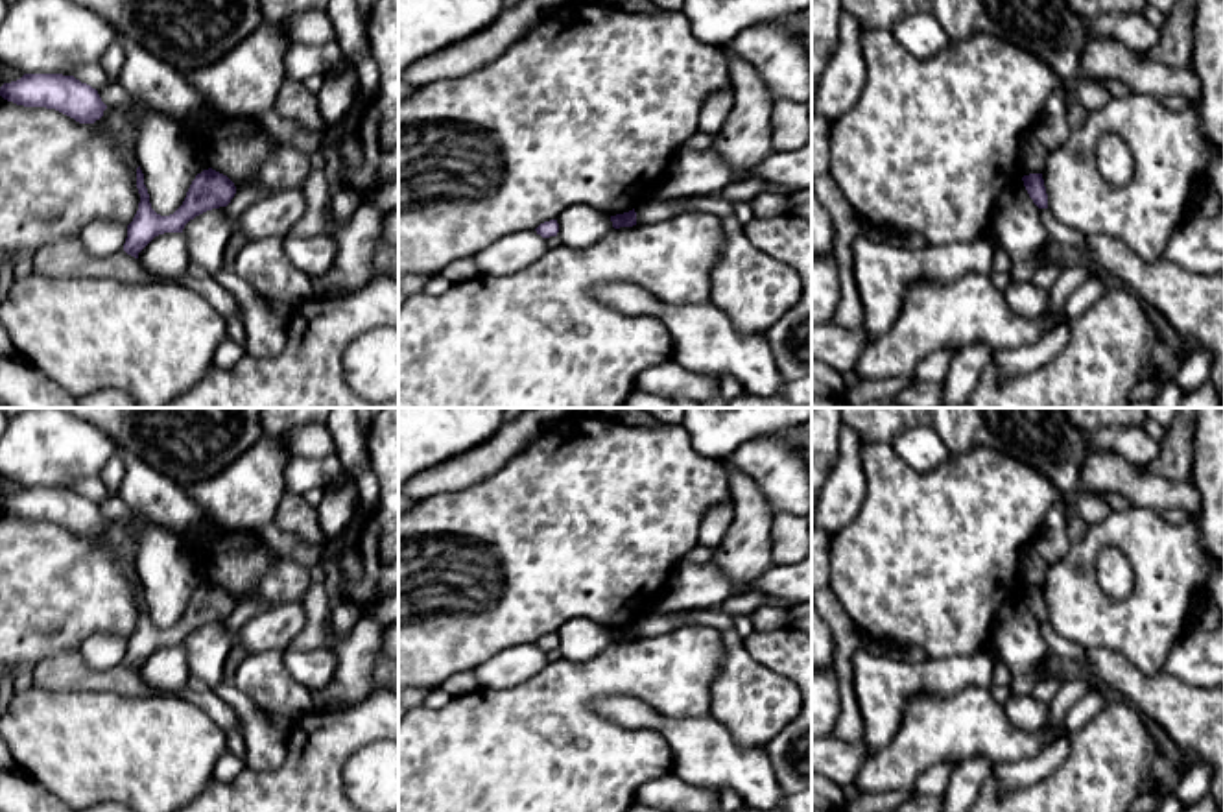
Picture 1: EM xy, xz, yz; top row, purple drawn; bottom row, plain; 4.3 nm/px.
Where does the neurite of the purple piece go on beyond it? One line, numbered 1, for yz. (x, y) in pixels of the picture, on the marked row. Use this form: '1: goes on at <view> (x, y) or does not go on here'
1: does not go on here

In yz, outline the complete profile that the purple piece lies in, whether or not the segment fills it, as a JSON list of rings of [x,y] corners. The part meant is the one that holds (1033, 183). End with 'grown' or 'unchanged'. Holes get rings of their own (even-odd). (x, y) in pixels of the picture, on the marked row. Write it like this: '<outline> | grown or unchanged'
[[[1029,173],[1022,177],[1024,186],[1039,209],[1048,209],[1048,194],[1042,173]]] | unchanged

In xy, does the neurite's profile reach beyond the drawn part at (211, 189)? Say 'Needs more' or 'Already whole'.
Already whole

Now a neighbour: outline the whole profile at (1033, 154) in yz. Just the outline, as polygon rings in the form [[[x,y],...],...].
[[[1029,131],[1020,144],[1020,159],[1024,164],[1024,175],[1042,173],[1046,166],[1048,149],[1039,142],[1033,131]]]

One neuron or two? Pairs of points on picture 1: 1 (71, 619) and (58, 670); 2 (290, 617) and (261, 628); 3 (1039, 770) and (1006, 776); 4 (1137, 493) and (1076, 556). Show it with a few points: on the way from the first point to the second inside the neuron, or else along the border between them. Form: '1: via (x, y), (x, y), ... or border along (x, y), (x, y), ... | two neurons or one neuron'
1: border along (78, 650), (45, 657), (30, 670) | two neurons
2: via (283, 622), (268, 628) | one neuron
3: via (1032, 770), (1013, 776) | one neuron
4: border along (1135, 504), (1161, 512) | two neurons

